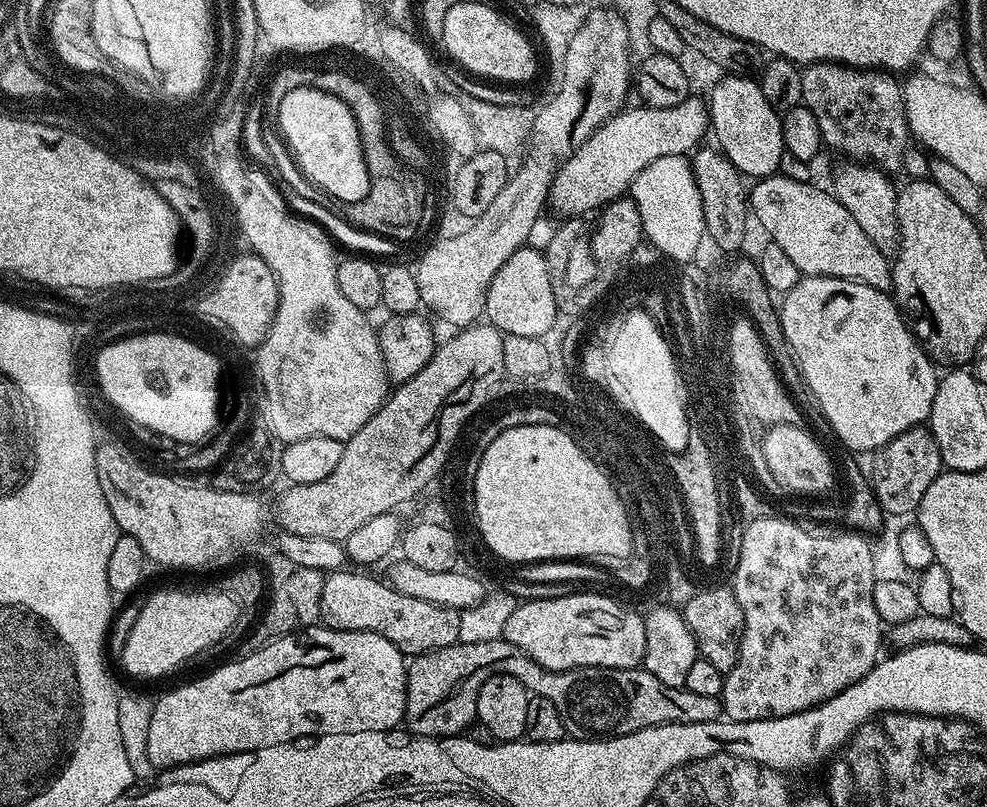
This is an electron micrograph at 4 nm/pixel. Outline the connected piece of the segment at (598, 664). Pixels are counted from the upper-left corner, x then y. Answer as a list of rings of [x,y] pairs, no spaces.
[[[590,590],[586,594],[574,594],[566,598],[554,598],[553,600],[526,600],[517,603],[517,606],[510,618],[506,620],[503,639],[510,641],[514,646],[518,646],[527,656],[534,658],[534,662],[538,662],[538,666],[542,666],[546,670],[554,670],[561,672],[562,670],[574,670],[575,668],[638,668],[643,665],[644,651],[646,650],[646,630],[644,629],[644,617],[637,619],[635,616],[622,612],[620,608],[616,608],[615,604],[610,604],[606,595],[596,590]]]

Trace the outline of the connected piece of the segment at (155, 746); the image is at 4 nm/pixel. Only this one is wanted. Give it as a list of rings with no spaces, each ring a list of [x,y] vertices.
[[[313,626],[291,636],[282,636],[266,647],[260,648],[249,656],[241,655],[240,660],[232,660],[221,668],[213,670],[209,676],[200,676],[173,692],[168,692],[160,701],[152,705],[153,718],[150,720],[148,750],[150,760],[156,770],[172,768],[178,770],[184,764],[197,764],[203,760],[212,760],[215,756],[232,756],[235,752],[253,752],[279,744],[299,742],[305,736],[325,736],[326,734],[358,734],[364,731],[391,732],[405,723],[406,702],[408,701],[408,664],[404,653],[398,651],[390,641],[373,632],[339,632],[333,628]]]

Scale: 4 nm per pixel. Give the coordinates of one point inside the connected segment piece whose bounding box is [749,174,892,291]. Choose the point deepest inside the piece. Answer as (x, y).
(820, 236)

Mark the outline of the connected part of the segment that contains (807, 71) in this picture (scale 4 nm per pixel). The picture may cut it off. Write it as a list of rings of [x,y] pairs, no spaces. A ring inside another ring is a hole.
[[[823,60],[803,69],[802,102],[818,118],[825,149],[833,148],[852,162],[871,162],[888,174],[903,165],[910,133],[904,113],[904,90],[895,75]]]

